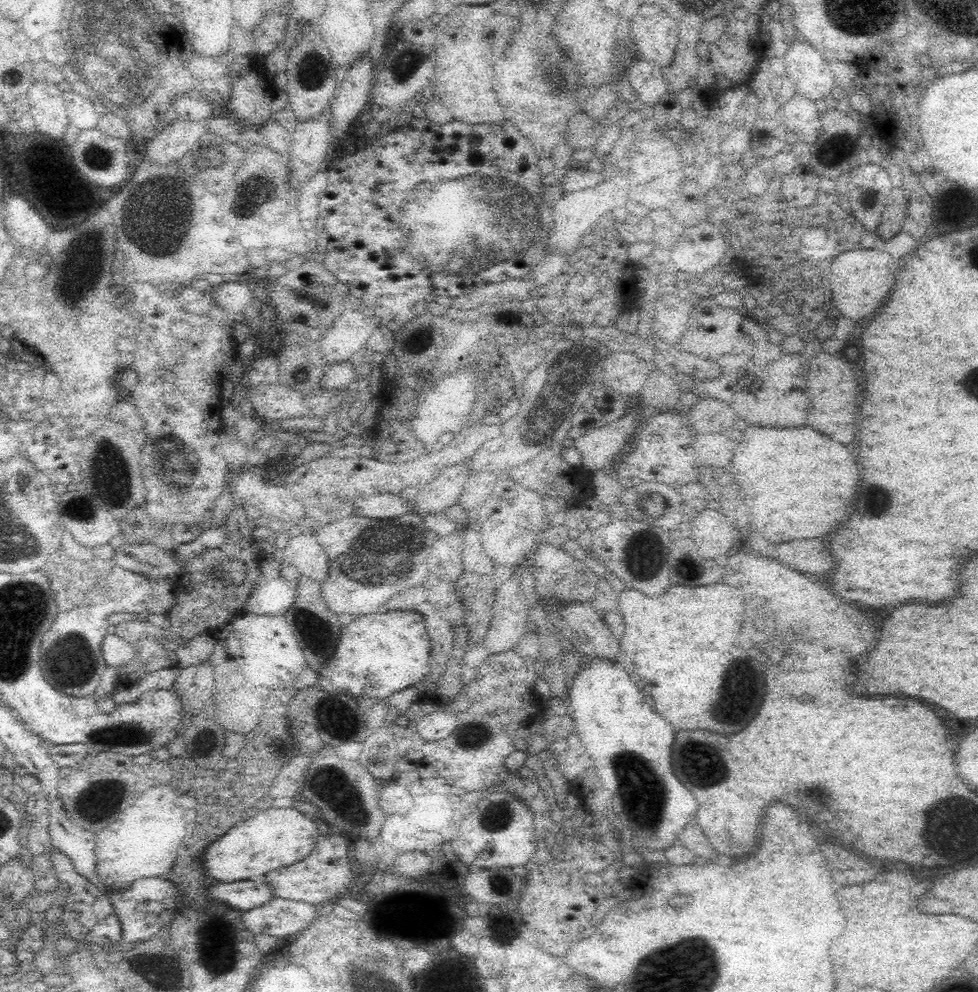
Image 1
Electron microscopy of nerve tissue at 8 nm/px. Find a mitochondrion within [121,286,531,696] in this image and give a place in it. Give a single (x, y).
(376, 548)

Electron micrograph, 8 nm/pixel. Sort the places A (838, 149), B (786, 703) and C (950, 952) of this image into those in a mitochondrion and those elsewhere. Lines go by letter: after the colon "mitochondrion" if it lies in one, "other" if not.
A: mitochondrion
B: other
C: other

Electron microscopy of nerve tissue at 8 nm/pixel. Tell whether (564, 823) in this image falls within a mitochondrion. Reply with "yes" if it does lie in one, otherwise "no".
no

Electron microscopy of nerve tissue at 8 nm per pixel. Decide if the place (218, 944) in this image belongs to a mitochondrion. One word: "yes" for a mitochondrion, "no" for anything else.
yes

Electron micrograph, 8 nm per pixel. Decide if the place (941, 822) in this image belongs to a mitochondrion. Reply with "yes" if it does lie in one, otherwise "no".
yes

